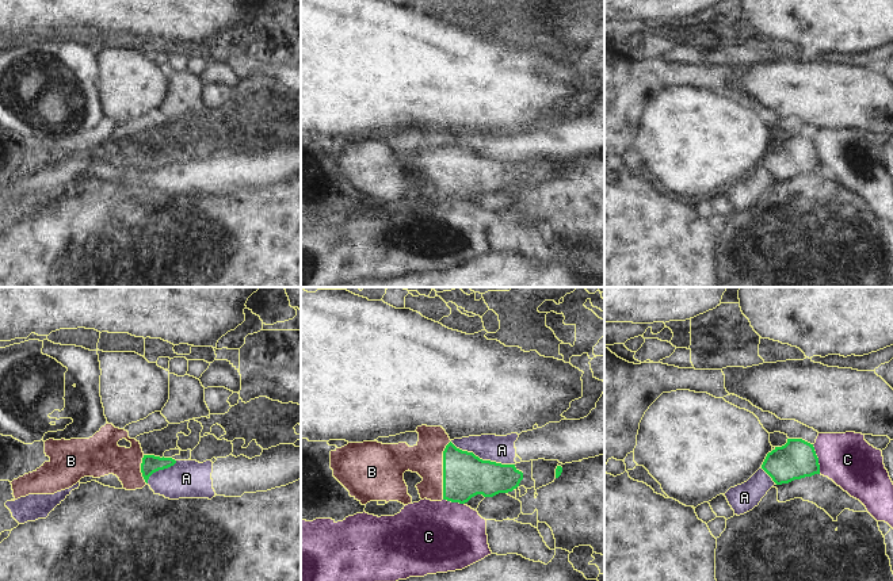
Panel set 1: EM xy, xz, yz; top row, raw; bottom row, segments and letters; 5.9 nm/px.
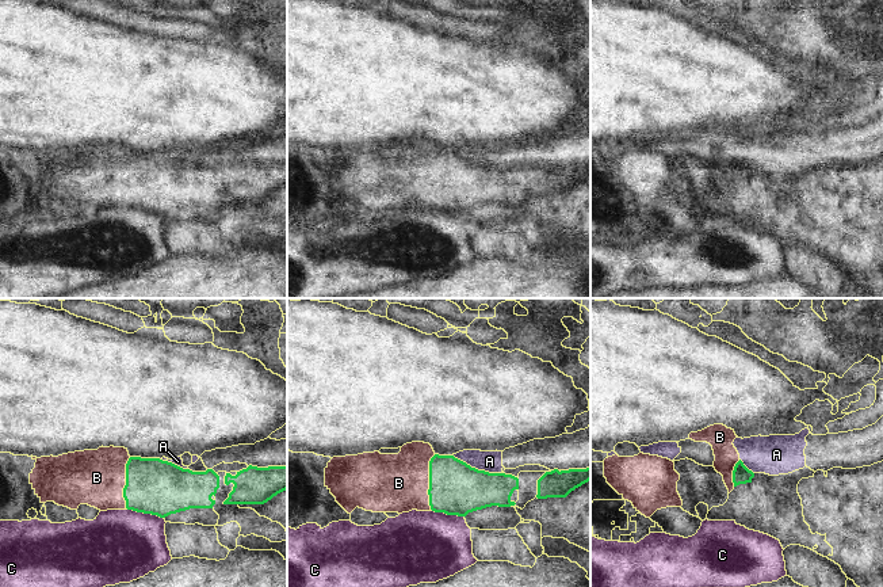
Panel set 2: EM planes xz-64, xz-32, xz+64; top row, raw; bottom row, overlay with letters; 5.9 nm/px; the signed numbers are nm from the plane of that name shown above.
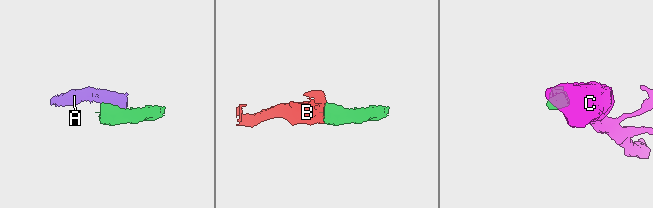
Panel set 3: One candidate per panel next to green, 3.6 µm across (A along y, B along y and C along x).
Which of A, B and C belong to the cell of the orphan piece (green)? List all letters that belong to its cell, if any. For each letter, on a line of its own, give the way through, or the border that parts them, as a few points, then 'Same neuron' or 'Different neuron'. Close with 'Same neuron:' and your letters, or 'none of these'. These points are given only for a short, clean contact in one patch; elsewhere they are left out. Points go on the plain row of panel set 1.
A: Boundary: xz (450, 138), (483, 156), (514, 161). Different neuron
B: Path across: xz (465, 172), (454, 172), (443, 167), (431, 155), (426, 155). Same neuron
C: Boundary: yz (812, 141), (820, 169). Different neuron
Same neuron: B.

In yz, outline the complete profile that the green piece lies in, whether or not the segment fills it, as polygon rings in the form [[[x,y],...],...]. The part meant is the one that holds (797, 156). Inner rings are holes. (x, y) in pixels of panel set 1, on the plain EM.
[[[787,135],[785,142],[775,144],[767,150],[762,165],[776,181],[820,171],[814,144],[802,135]]]

